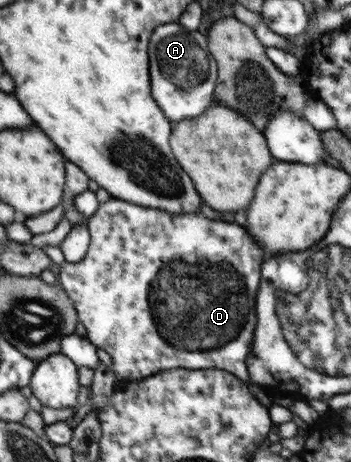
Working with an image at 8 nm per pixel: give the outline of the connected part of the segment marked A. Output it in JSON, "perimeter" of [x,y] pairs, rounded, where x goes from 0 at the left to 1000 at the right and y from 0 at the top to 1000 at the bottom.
{"perimeter":[[[504,48],[450,56],[422,95],[427,193],[467,251],[496,266],[584,247],[613,216],[621,143],[593,102],[593,82],[567,67],[527,65]]]}

